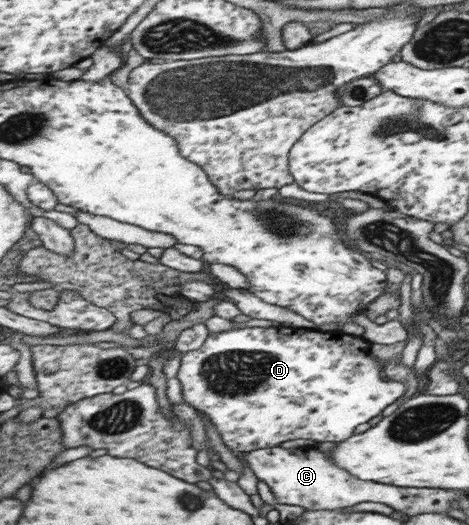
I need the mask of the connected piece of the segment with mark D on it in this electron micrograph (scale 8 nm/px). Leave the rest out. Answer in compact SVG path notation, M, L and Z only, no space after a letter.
M292 325L285 328L279 327L279 329L271 326L268 328L239 328L224 331L223 333L211 333L201 349L183 354L177 377L182 383L184 401L211 418L213 425L215 425L222 437L222 441L234 454L278 447L281 443L293 441L293 439L311 439L314 442L321 443L323 441L331 441L331 443L337 445L355 436L355 429L359 425L375 419L377 415L382 415L386 407L395 404L401 395L407 393L406 383L391 379L388 381L383 380L383 377L381 377L381 365L379 365L379 361L375 359L375 356L371 354L371 351L372 343L365 337L349 334L344 335L341 330L335 331L334 329L328 332L322 332L317 329L294 328Z

